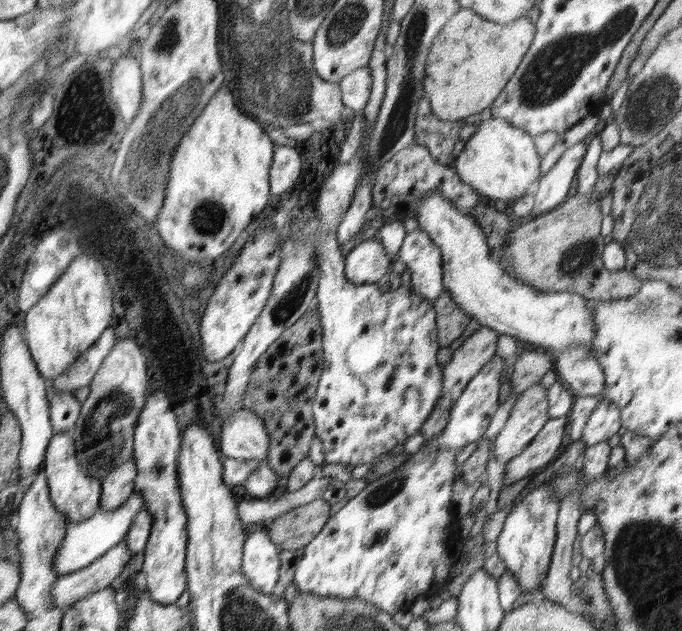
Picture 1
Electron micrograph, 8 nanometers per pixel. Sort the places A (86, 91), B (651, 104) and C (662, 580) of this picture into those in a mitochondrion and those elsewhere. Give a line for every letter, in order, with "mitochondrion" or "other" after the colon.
A: other
B: mitochondrion
C: mitochondrion

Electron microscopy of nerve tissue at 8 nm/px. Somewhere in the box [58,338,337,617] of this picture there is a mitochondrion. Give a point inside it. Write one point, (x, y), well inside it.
(100, 441)

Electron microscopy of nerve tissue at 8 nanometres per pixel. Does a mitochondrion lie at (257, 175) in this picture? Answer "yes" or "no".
no

